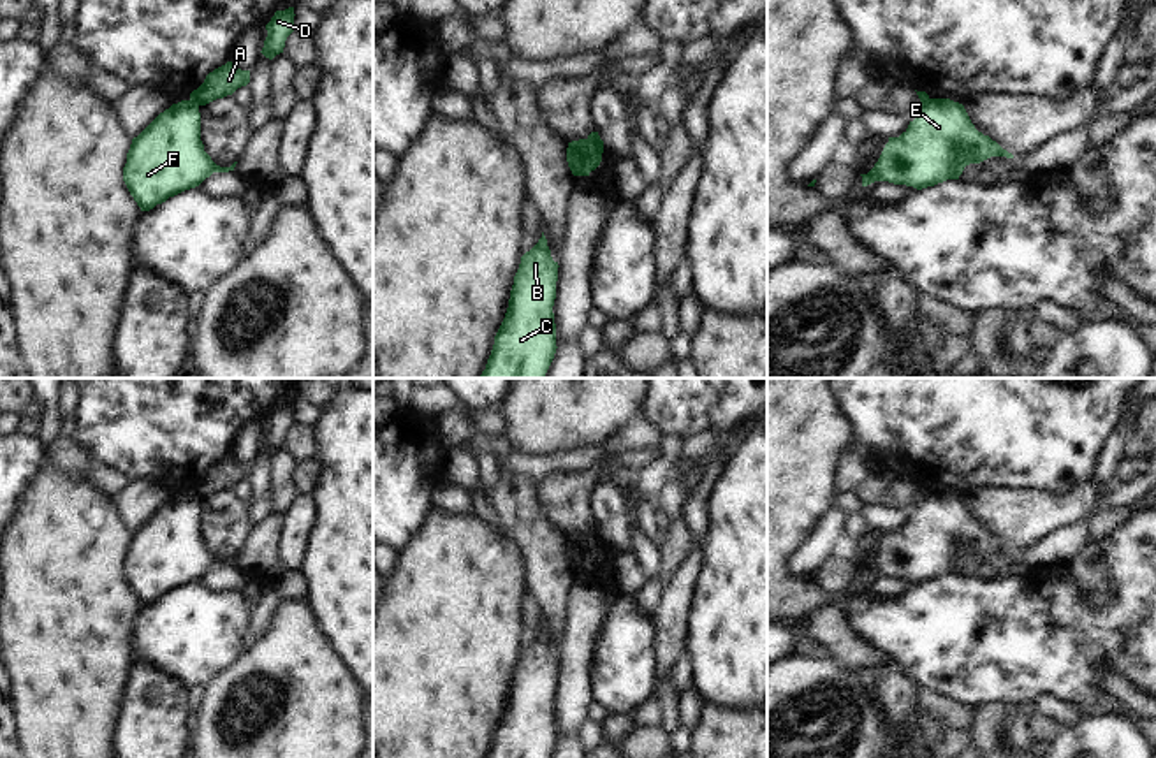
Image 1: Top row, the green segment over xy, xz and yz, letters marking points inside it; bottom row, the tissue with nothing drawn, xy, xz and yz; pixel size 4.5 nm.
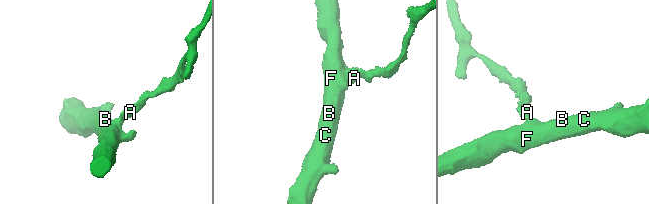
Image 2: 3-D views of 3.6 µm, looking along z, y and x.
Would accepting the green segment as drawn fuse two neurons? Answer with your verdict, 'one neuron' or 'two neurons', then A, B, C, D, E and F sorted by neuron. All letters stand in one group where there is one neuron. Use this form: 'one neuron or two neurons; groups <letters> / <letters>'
two neurons; groups A D / B C E F

